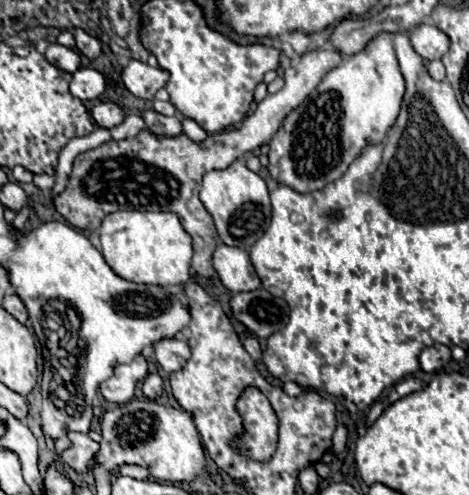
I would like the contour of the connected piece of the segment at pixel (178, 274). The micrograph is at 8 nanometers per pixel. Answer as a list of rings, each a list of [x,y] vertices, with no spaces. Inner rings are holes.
[[[116,211],[100,227],[102,255],[122,279],[148,285],[184,285],[190,279],[192,237],[170,211]]]

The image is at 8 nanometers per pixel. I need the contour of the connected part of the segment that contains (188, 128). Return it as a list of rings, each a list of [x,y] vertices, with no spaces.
[[[184,117],[184,119],[182,119],[182,125],[184,125],[184,133],[186,133],[192,141],[202,141],[202,139],[208,137],[208,133],[206,133],[194,119]]]

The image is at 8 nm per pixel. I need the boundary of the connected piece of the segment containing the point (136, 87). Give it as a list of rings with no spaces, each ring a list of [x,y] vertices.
[[[132,59],[122,71],[122,81],[128,87],[128,91],[136,97],[154,99],[156,91],[168,83],[168,71]]]

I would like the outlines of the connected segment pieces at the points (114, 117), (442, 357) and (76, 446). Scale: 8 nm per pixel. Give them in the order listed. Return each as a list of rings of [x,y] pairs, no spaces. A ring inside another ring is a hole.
[[[102,101],[102,103],[94,105],[90,113],[92,113],[94,121],[96,121],[100,127],[106,127],[106,129],[110,129],[110,127],[114,127],[114,125],[120,125],[122,119],[124,119],[122,107],[116,105],[116,103],[112,103],[112,101]]]
[[[432,345],[432,347],[426,347],[420,353],[420,367],[426,373],[434,373],[436,369],[442,369],[450,359],[452,359],[452,355],[450,355],[448,347],[444,347],[444,345]]]
[[[68,431],[68,439],[70,439],[70,447],[60,453],[58,461],[64,467],[74,469],[76,473],[90,471],[94,467],[94,457],[96,457],[100,445],[96,441],[92,441],[88,435],[74,433],[74,431]]]

